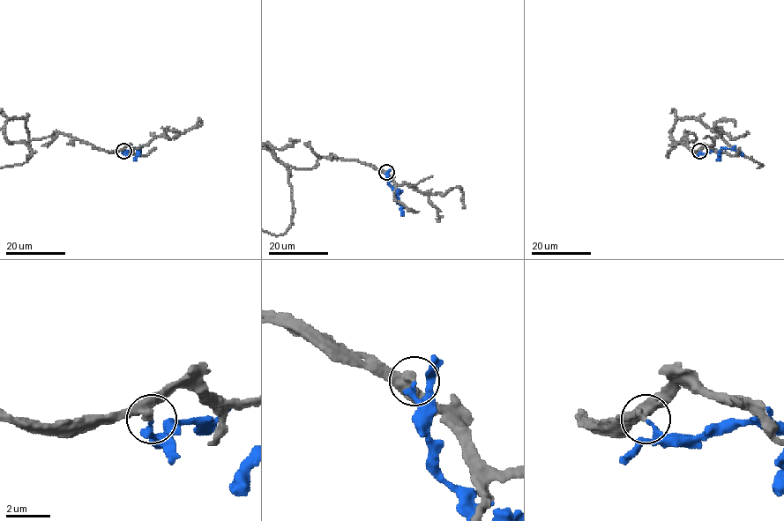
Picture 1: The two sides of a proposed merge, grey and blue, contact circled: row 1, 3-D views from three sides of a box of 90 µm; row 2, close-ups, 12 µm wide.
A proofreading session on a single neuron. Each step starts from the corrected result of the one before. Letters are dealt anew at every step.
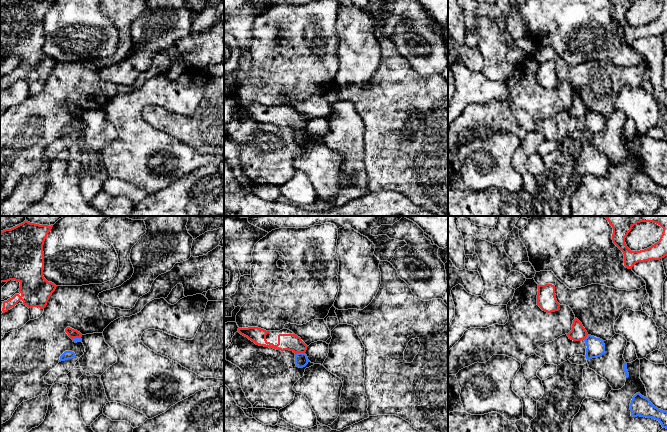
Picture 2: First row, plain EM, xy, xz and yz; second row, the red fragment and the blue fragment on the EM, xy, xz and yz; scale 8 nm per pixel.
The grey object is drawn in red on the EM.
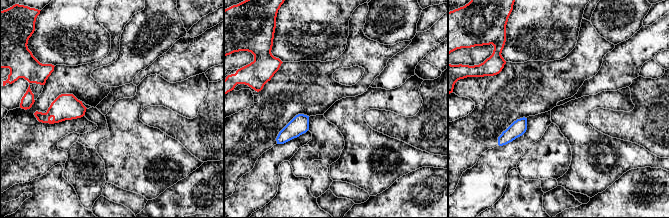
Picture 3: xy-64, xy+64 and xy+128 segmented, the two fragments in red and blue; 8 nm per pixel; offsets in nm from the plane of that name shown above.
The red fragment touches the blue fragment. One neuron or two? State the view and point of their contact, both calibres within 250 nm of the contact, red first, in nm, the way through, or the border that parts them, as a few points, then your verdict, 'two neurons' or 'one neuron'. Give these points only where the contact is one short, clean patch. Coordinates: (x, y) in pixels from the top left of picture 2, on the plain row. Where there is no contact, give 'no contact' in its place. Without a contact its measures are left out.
contact xz (299, 128); calibres 140 and 110 nm; border xz (304, 128), (295, 130); two neurons

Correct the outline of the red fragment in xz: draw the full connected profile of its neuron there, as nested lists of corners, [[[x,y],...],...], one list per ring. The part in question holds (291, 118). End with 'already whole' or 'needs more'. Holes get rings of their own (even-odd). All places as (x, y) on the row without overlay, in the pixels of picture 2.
[[[248,103],[238,104],[238,108],[256,121],[276,126],[289,126],[297,130],[305,129],[308,123],[300,113],[285,104],[280,107],[266,107],[258,103]]]; needs more

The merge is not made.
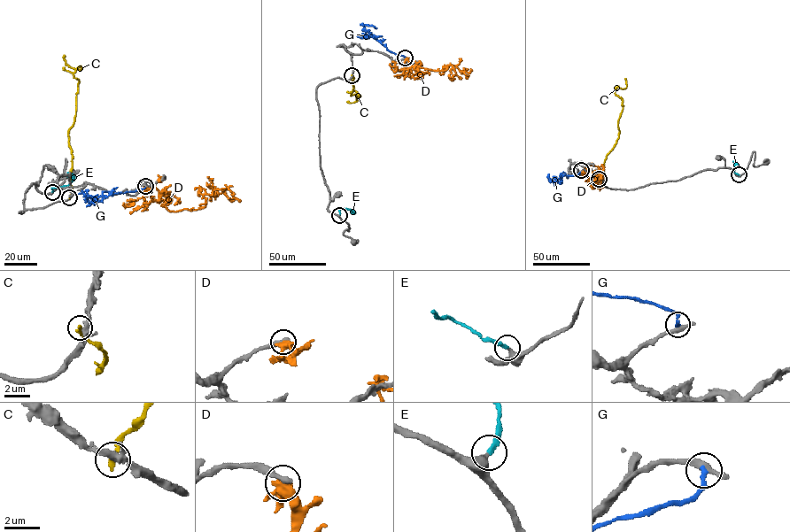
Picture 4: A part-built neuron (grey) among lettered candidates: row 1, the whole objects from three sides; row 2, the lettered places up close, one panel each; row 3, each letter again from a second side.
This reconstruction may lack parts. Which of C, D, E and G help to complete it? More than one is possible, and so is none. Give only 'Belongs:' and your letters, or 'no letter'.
Belongs: E

